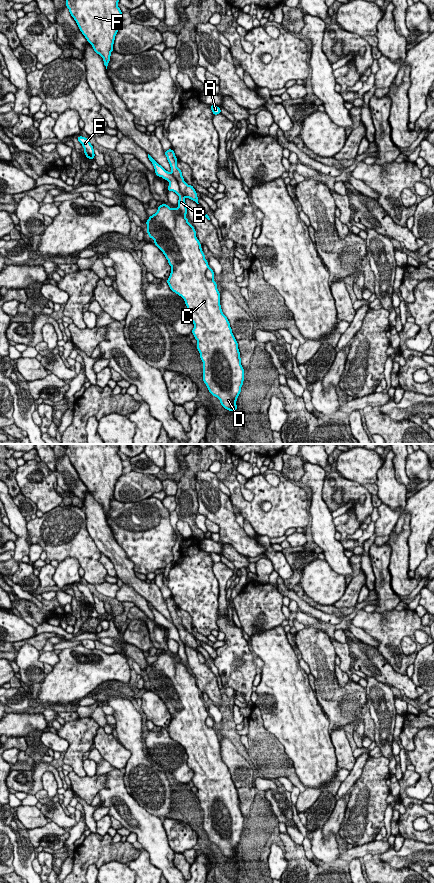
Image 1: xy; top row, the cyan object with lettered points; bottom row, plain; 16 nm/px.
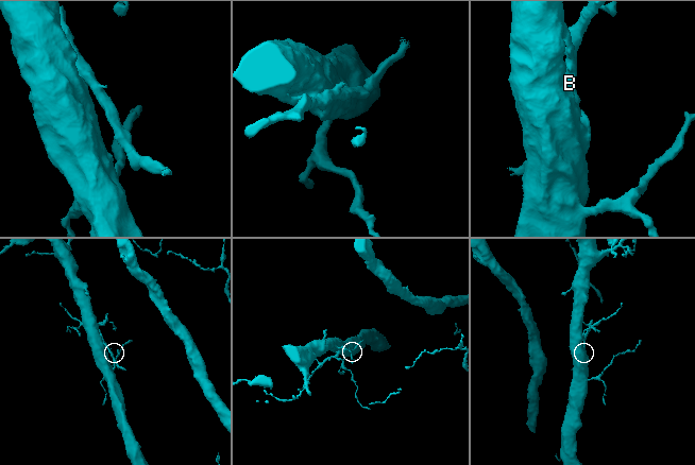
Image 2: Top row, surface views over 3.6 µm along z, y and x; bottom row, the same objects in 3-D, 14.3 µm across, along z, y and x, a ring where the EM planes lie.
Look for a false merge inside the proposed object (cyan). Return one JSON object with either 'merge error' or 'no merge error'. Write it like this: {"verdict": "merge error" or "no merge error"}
{"verdict": "no merge error"}

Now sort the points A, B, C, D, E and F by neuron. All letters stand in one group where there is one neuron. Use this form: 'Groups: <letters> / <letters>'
Groups: A B C D E F

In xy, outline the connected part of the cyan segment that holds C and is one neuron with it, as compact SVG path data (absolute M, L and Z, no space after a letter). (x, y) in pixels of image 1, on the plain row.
M172 597L165 599L171 615L171 620L166 619L149 602L155 622L169 630L168 639L173 639L179 644L178 655L170 656L167 652L158 654L155 662L146 669L147 681L154 688L154 692L163 700L171 721L167 728L169 736L181 744L188 756L187 765L193 770L192 782L197 788L197 797L203 810L203 829L209 840L220 848L221 853L229 859L237 858L236 849L241 840L244 829L244 817L241 813L238 791L232 781L230 771L223 762L220 753L220 741L214 727L214 720L209 715L201 692L196 685L196 679L186 666L187 655L185 646L198 651L197 640L192 633L188 633L177 615L177 606Z

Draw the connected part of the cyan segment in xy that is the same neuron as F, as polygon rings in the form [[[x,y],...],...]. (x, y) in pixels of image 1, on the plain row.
[[[68,444],[66,455],[76,469],[79,478],[92,493],[94,499],[99,502],[107,517],[110,510],[113,492],[119,477],[123,475],[122,459],[117,454],[119,444]]]

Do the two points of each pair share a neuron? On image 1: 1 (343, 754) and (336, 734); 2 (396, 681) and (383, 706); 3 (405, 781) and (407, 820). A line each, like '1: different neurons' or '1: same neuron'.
1: same neuron
2: different neurons
3: same neuron

